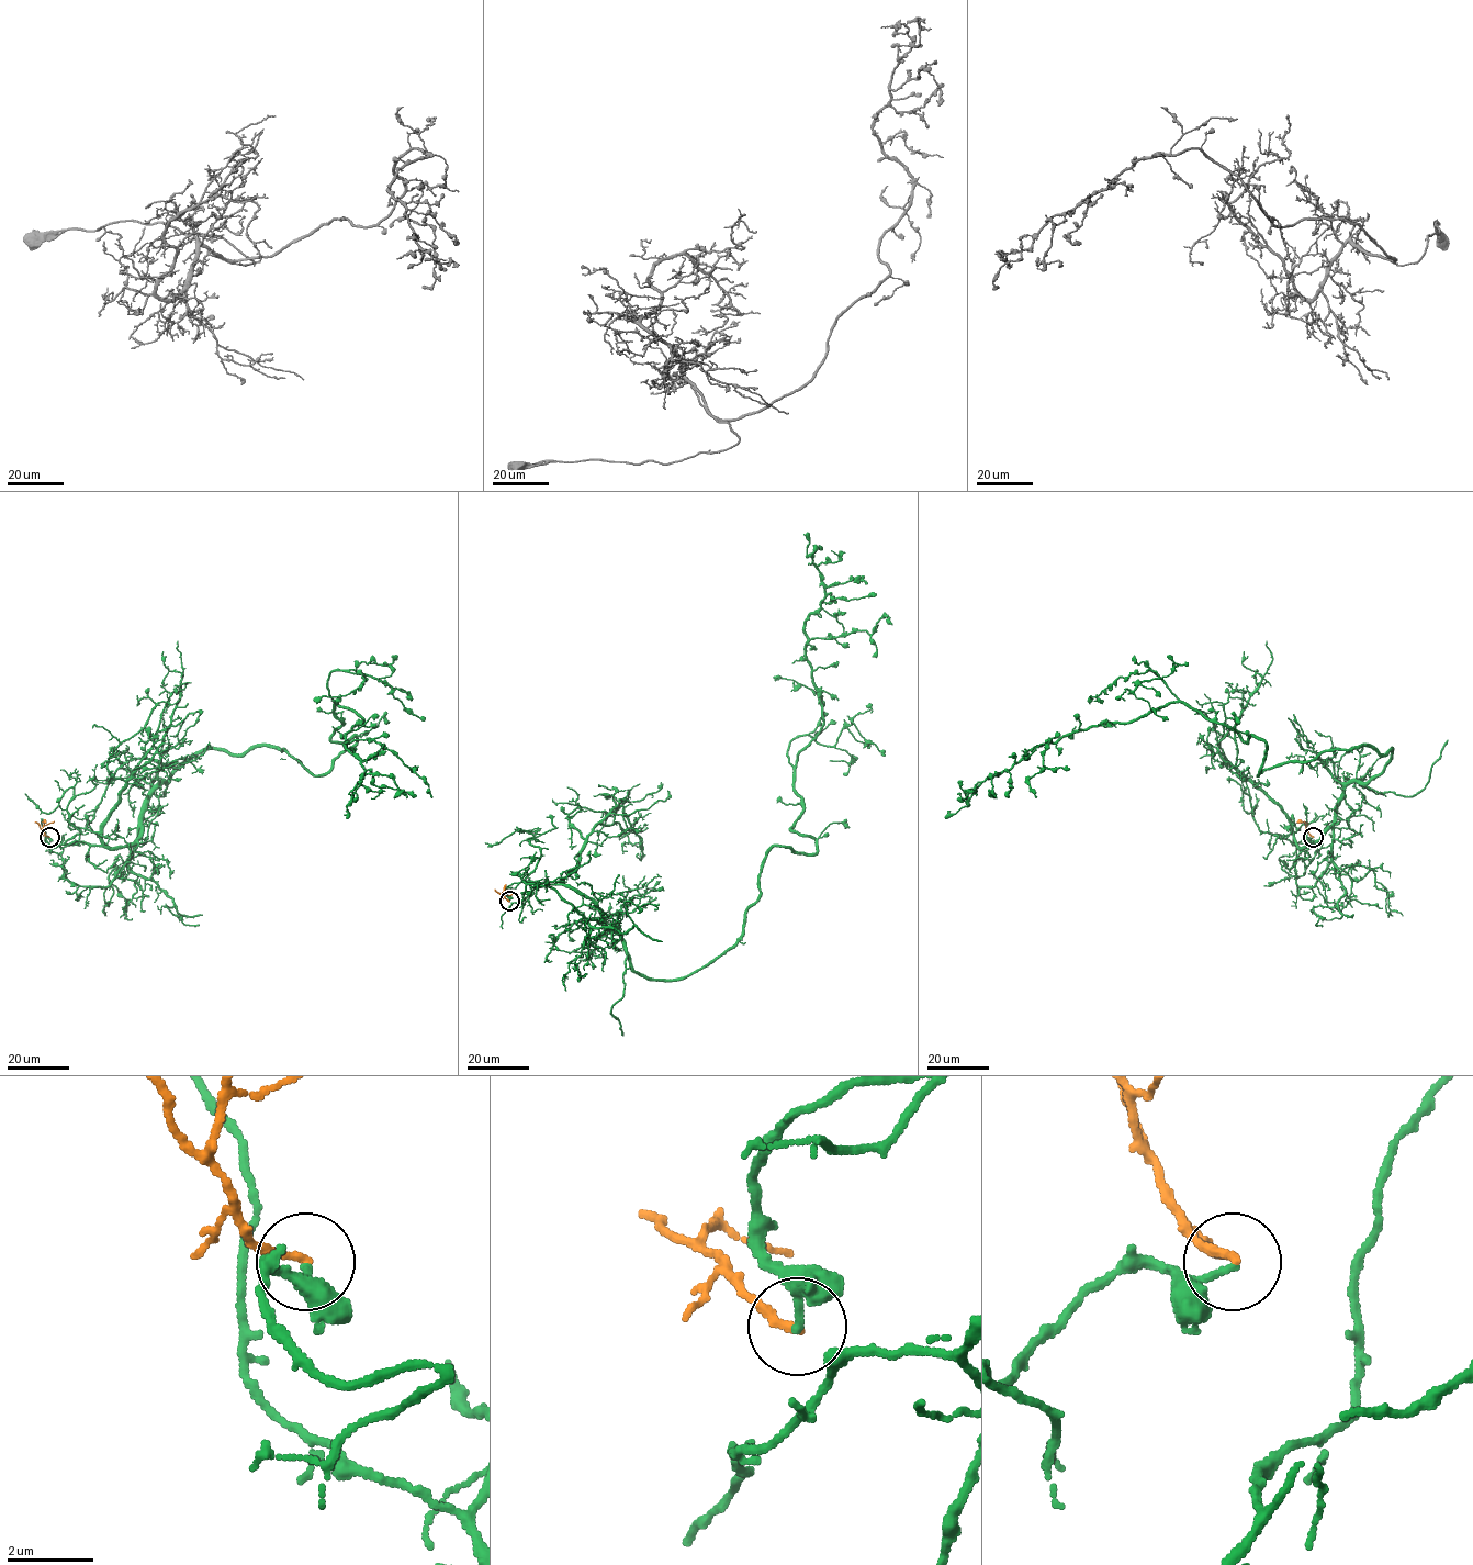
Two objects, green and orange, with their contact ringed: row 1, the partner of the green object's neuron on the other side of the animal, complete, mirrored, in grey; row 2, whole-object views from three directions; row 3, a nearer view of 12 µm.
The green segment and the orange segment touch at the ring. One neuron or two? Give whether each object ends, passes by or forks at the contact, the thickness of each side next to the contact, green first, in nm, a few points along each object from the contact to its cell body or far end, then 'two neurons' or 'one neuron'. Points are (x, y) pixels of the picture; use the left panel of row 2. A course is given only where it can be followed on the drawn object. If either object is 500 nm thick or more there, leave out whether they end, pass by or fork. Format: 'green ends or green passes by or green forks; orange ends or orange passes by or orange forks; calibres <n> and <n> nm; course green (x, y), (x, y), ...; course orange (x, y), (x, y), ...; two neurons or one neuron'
green ends; orange ends; calibres 170 and 200 nm; course green (48, 837), (127, 847), (207, 749), (324, 775), (357, 741), (336, 702), (363, 720), (347, 818); course orange (48, 837), (43, 827), (54, 822); two neurons

